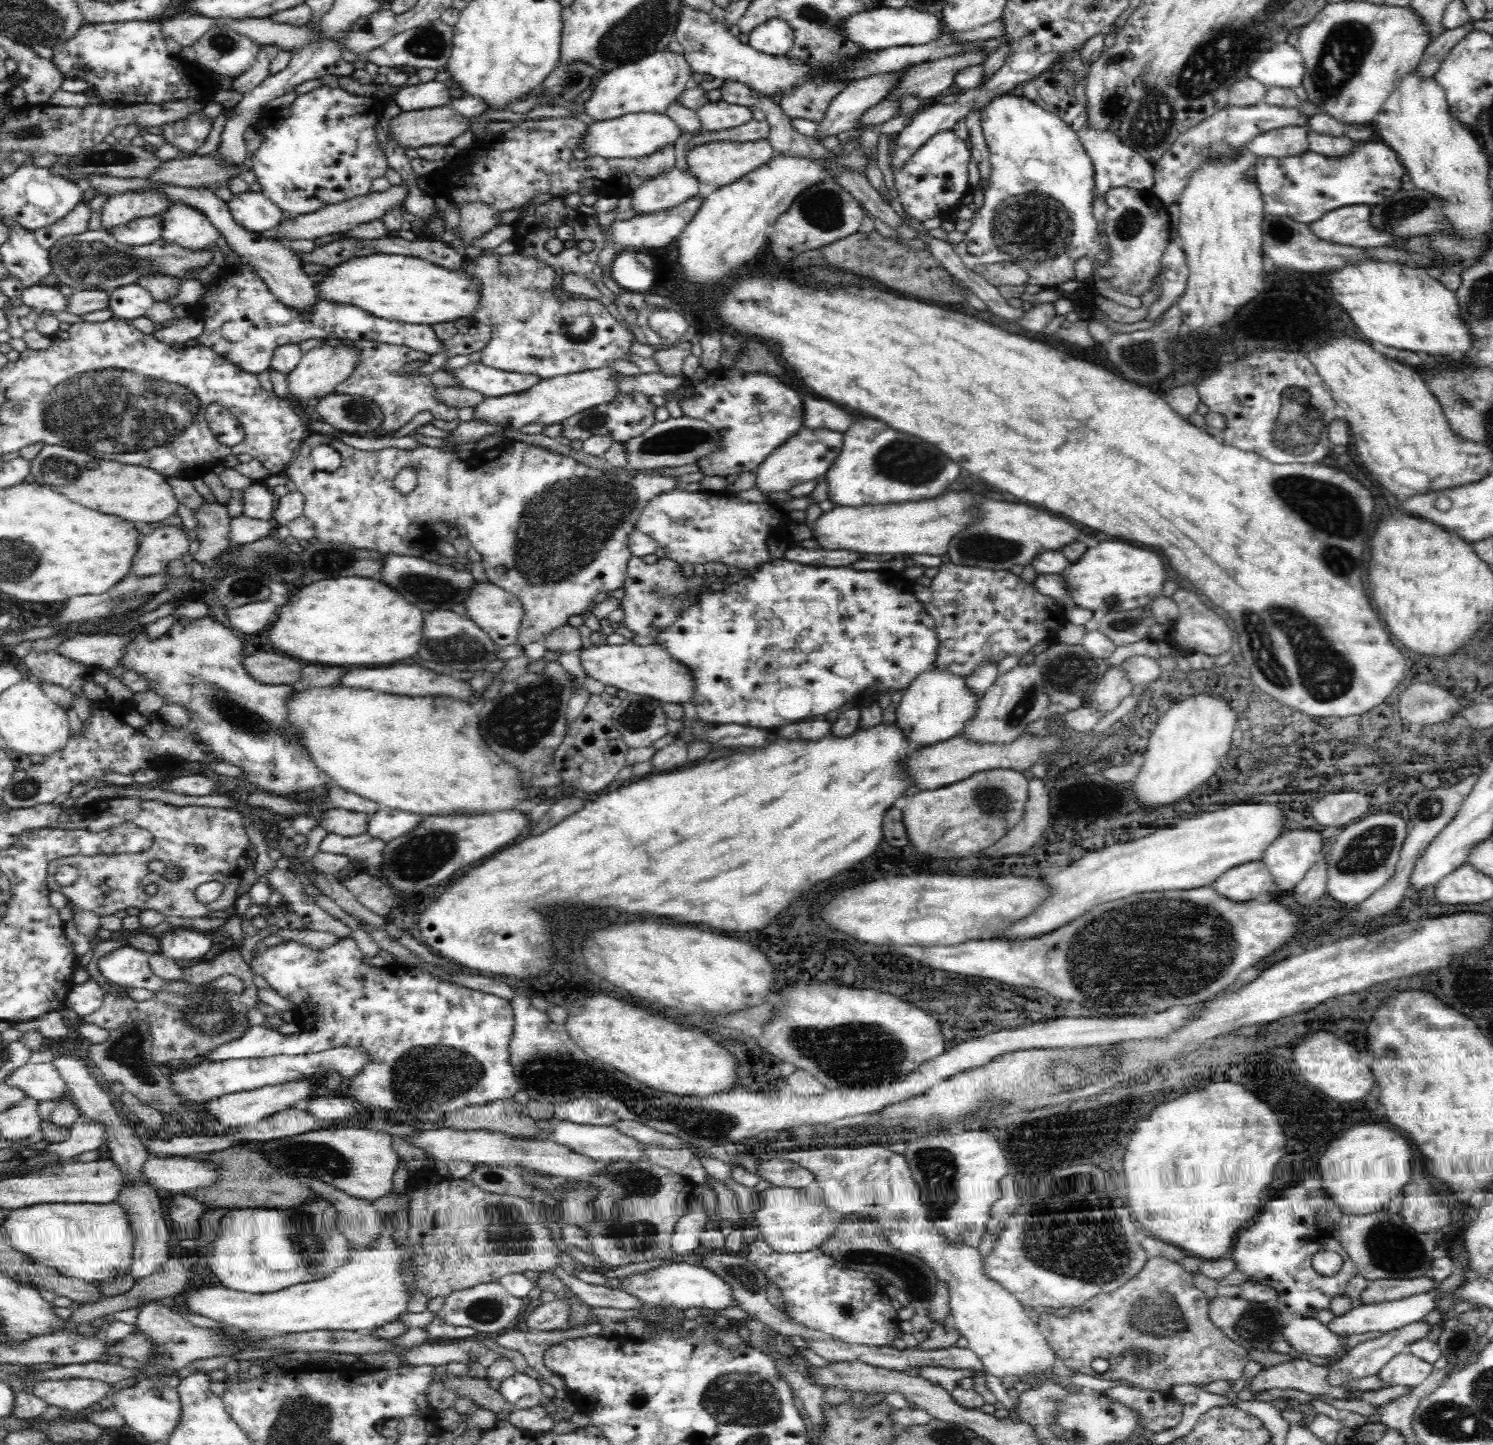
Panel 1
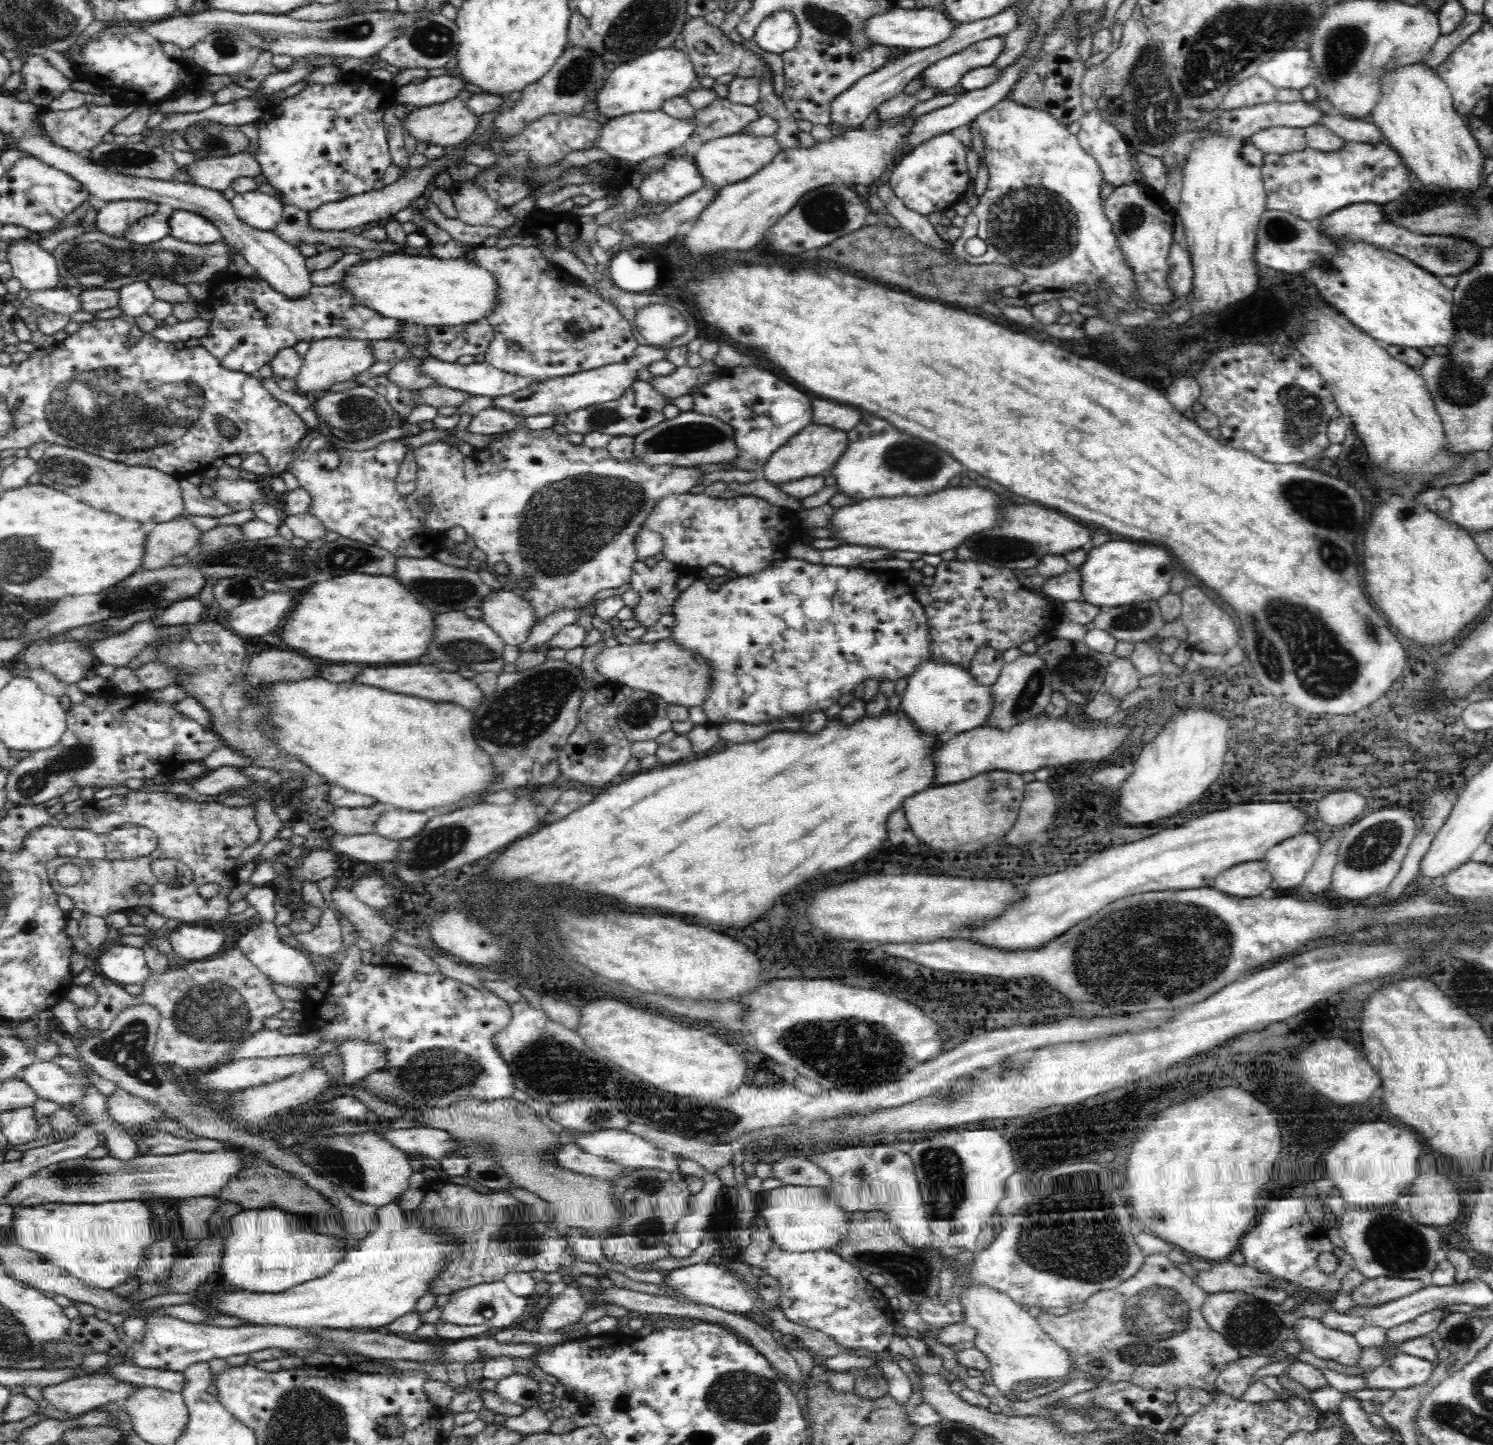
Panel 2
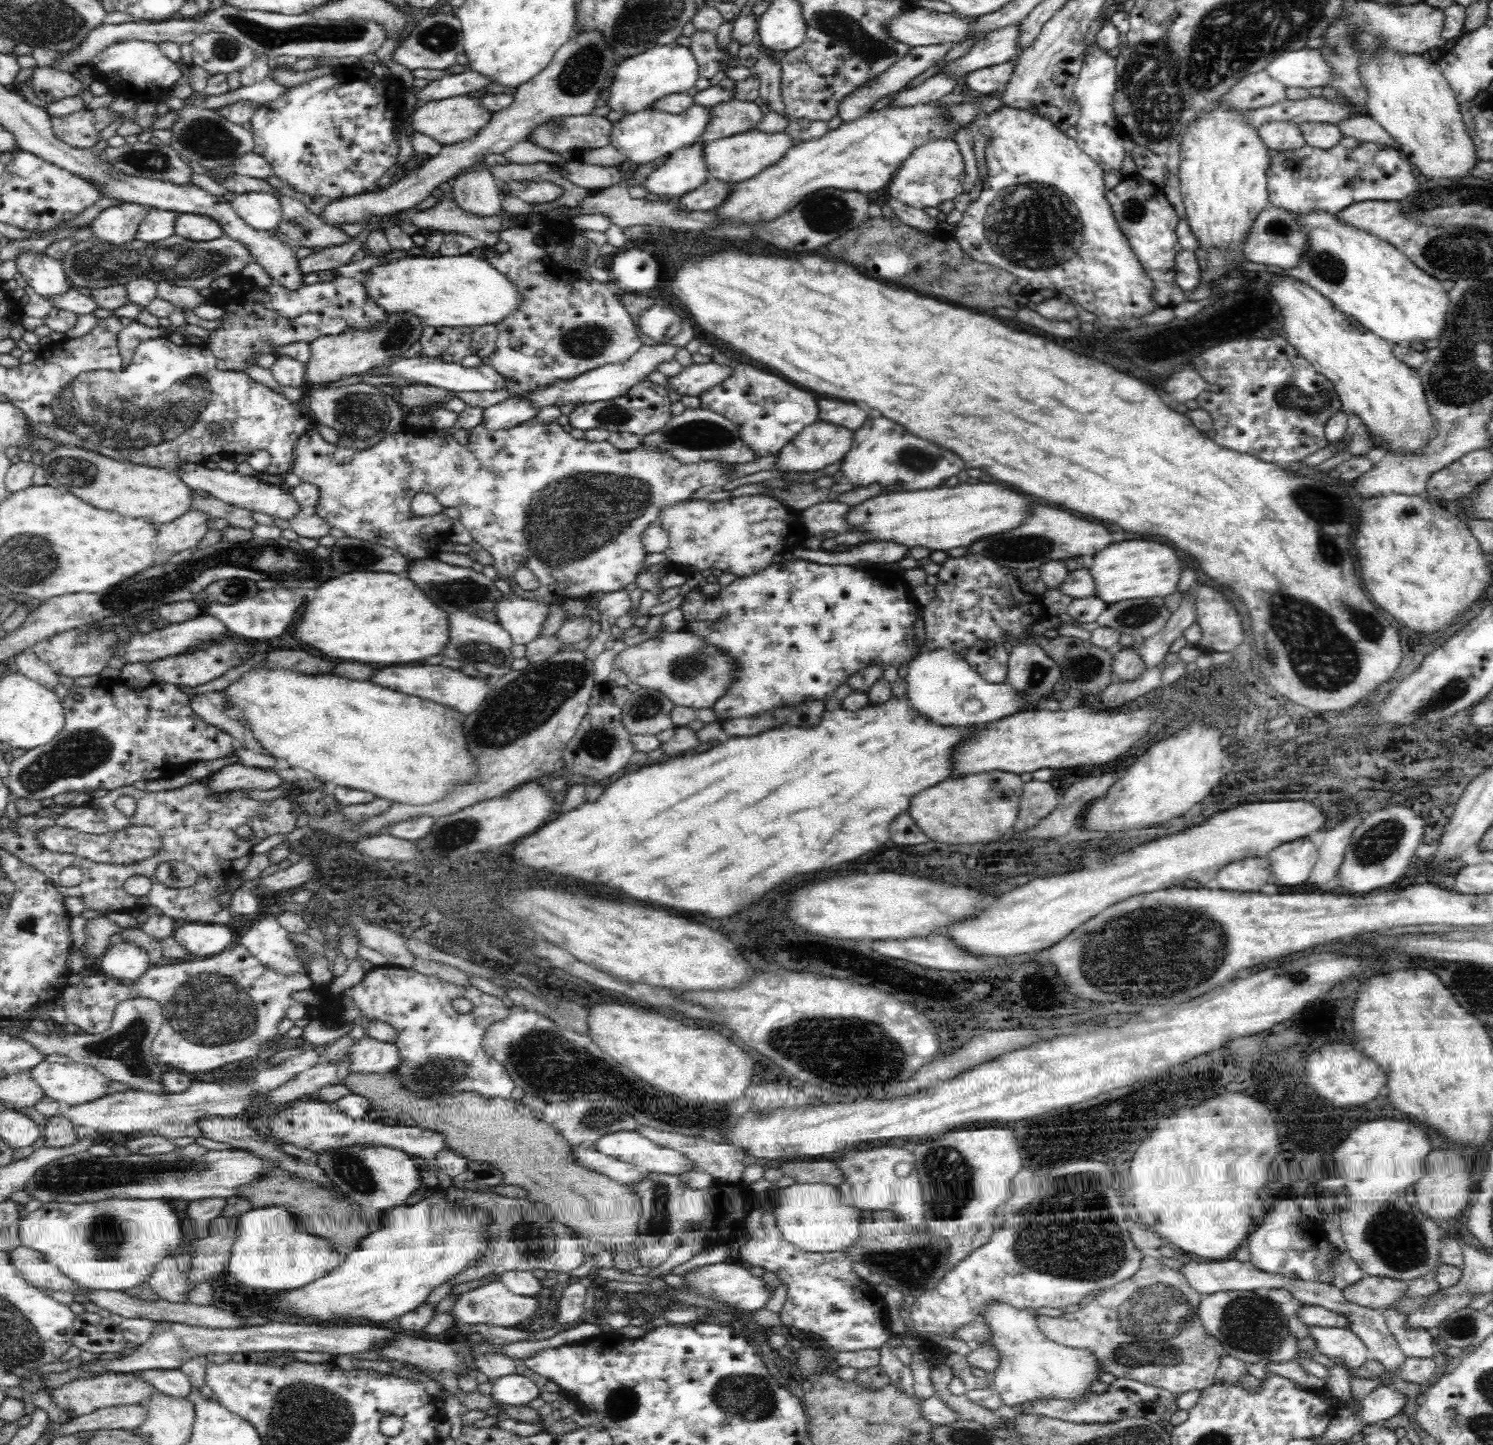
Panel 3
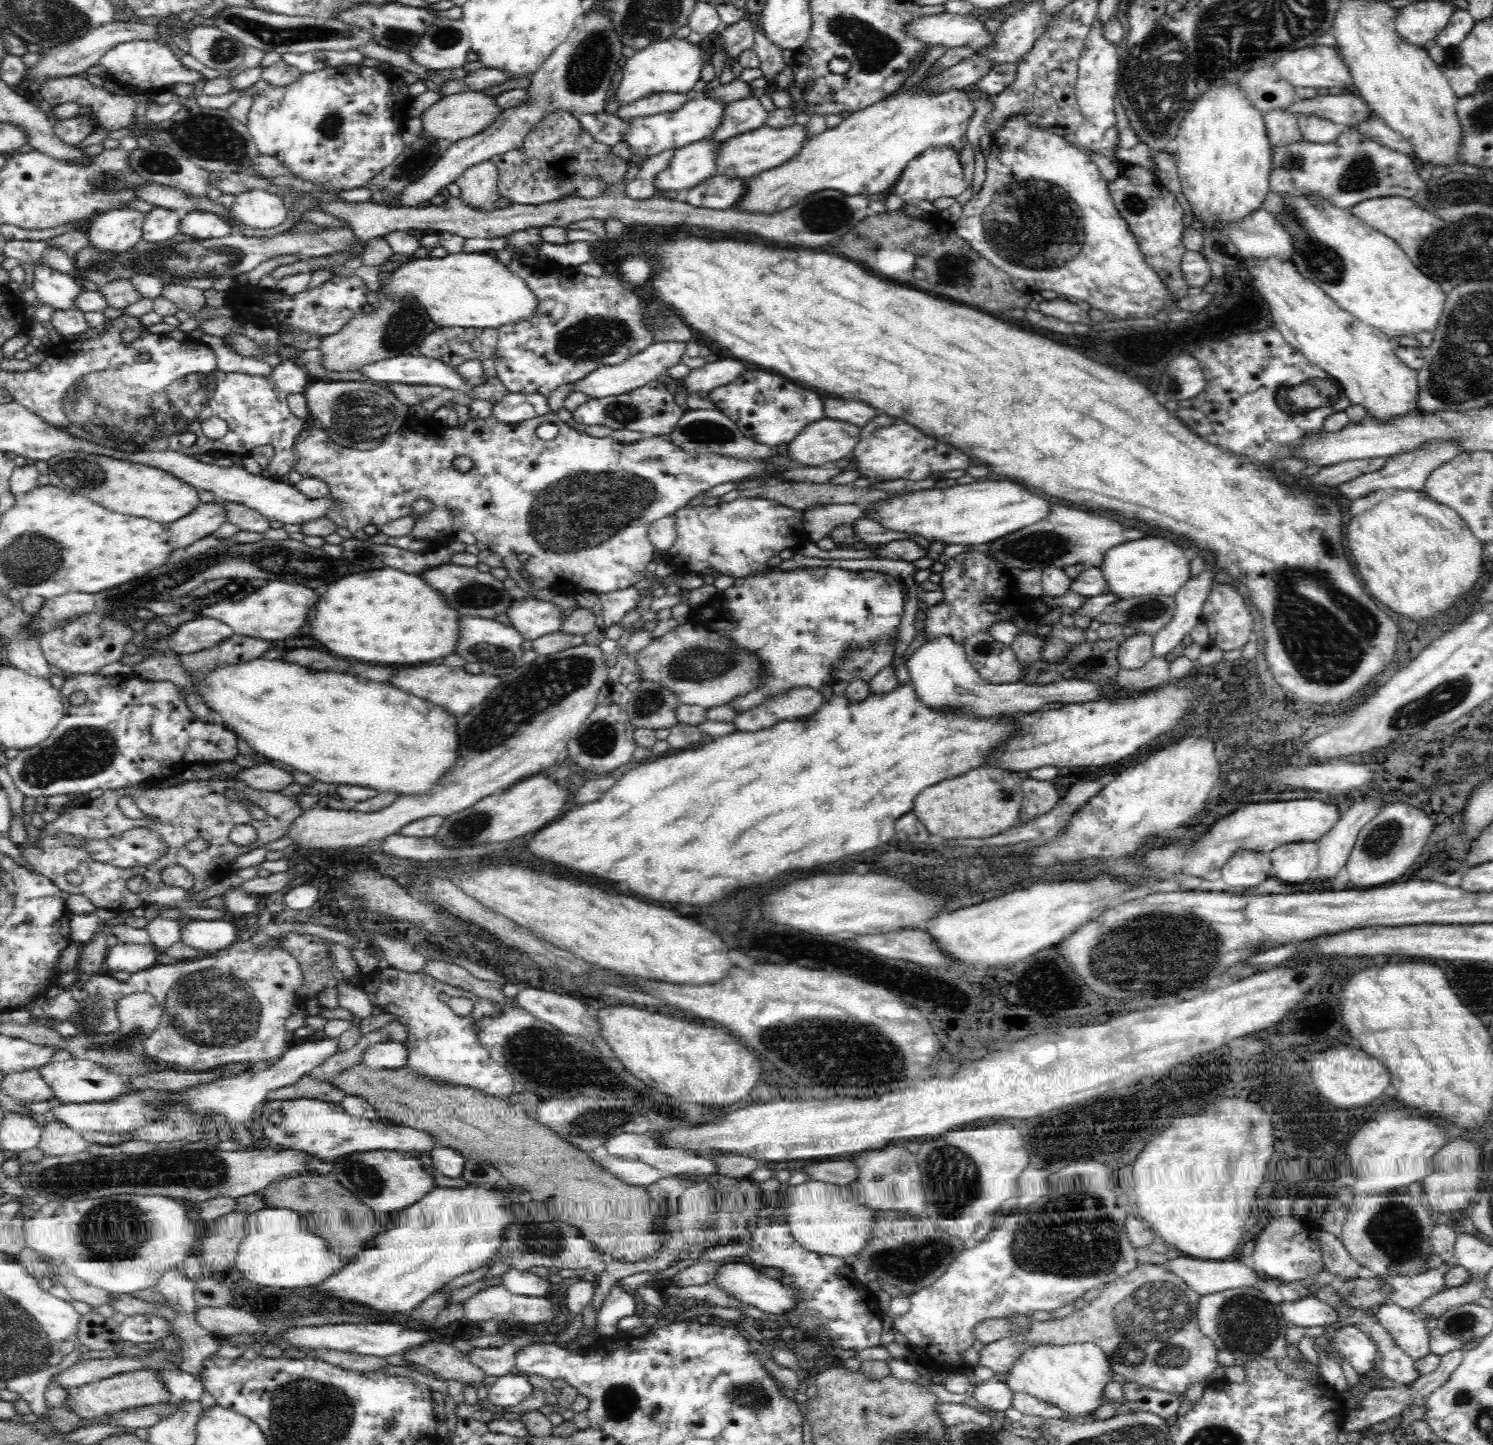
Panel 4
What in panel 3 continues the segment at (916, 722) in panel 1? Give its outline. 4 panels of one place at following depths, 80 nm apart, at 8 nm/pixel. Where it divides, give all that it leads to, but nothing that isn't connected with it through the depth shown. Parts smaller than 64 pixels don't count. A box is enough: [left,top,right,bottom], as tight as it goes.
[906,648,1025,726]

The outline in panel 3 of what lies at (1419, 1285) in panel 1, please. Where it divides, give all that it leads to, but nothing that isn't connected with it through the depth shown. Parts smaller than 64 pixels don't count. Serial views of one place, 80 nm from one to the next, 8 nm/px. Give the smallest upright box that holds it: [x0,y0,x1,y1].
[1343,1276,1408,1309]

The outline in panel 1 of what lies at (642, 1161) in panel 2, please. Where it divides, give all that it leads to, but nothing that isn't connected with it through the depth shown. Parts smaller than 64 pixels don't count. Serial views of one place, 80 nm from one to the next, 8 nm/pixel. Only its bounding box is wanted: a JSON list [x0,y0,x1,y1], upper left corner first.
[535,1116,645,1164]

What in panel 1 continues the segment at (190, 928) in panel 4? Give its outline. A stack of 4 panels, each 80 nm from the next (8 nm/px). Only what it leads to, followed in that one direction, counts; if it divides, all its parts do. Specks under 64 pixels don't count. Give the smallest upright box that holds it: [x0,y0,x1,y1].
[156,928,212,960]

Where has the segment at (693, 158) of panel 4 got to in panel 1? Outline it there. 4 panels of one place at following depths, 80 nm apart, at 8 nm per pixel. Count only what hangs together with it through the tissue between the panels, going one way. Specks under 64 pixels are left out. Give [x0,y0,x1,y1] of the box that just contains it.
[631,166,699,215]

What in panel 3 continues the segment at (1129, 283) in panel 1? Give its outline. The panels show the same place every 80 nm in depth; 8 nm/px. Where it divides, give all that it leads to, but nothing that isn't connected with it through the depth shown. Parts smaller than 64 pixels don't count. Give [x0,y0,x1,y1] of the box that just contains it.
[1107,173,1186,308]

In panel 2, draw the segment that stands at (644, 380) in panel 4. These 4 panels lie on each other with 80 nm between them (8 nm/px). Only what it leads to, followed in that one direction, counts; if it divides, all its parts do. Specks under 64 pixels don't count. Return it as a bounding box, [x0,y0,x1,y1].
[489,345,666,418]

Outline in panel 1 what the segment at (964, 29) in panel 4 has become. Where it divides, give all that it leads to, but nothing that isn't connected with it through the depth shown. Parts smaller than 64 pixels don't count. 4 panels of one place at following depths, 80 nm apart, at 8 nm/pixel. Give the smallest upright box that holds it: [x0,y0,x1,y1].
[845,5,945,51]

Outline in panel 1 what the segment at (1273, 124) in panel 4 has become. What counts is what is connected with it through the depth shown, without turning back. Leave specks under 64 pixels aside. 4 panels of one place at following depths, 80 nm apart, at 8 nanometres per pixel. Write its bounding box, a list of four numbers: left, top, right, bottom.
[1245,125,1309,157]

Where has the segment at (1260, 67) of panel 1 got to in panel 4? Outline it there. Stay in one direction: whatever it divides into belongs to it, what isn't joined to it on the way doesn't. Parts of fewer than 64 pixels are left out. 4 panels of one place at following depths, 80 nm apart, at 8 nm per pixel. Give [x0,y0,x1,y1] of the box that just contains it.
[1272,44,1353,91]

